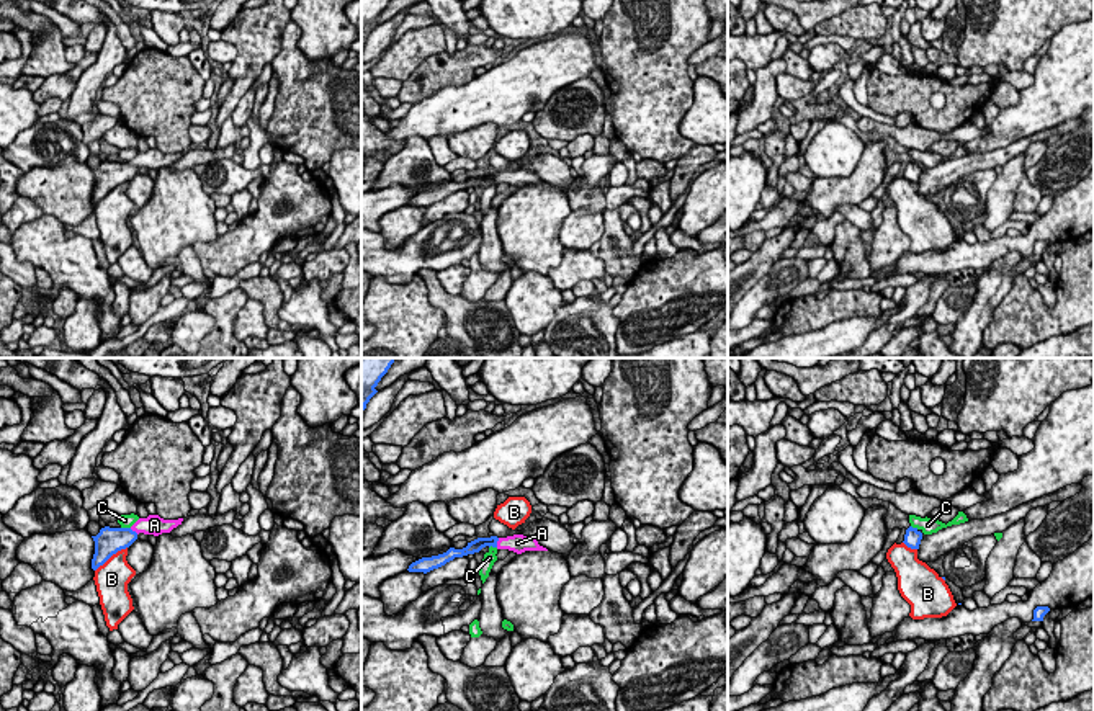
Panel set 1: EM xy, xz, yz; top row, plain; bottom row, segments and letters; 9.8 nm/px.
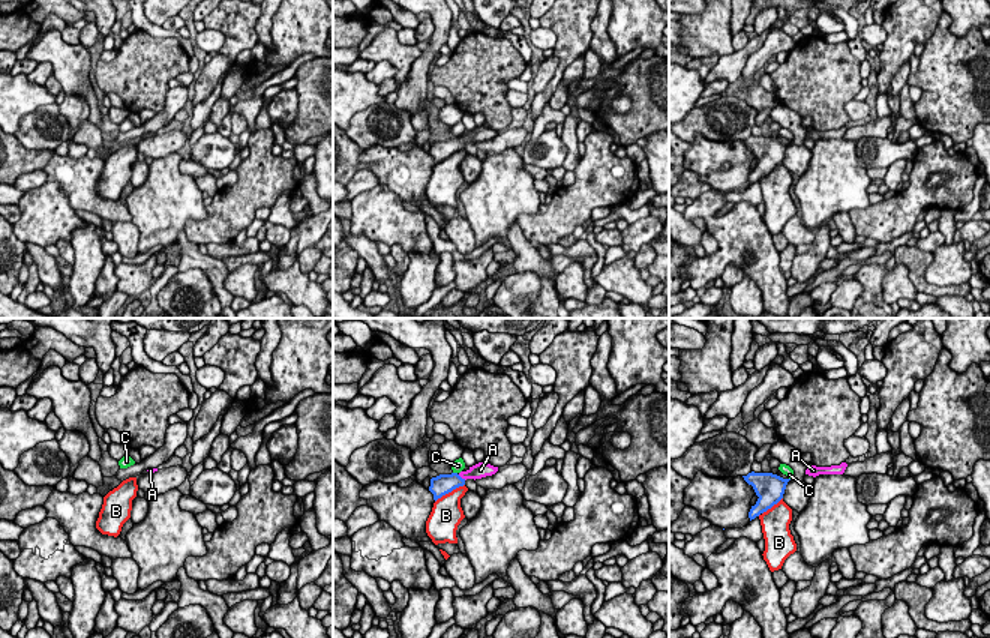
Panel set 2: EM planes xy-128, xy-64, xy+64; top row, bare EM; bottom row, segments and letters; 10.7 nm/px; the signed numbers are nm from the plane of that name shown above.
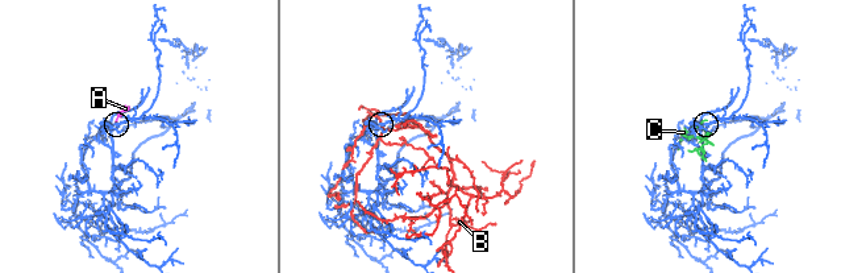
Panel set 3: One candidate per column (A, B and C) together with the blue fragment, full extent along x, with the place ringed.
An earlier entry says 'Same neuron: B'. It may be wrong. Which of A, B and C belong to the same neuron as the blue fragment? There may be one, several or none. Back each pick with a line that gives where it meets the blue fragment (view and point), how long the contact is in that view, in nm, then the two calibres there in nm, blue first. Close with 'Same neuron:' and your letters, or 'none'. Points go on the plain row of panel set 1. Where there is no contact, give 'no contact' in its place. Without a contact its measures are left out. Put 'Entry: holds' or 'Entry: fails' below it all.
A: xz (496, 177) | 100 nm | 130/190 nm
Same neuron: A
Entry: fails

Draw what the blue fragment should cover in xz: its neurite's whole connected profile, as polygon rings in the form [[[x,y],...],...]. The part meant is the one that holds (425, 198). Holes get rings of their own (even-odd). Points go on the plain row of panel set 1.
[[[513,168],[513,170],[507,170],[507,172],[497,172],[497,170],[478,172],[471,177],[468,177],[468,180],[463,183],[450,181],[443,188],[432,190],[432,191],[422,191],[422,193],[412,196],[407,204],[427,208],[433,203],[445,199],[446,196],[453,195],[455,191],[463,191],[468,188],[479,186],[486,180],[489,180],[489,181],[492,180],[497,183],[509,183],[517,188],[522,188],[525,185],[548,185],[546,181],[540,180],[535,172],[523,170],[523,168]]]

